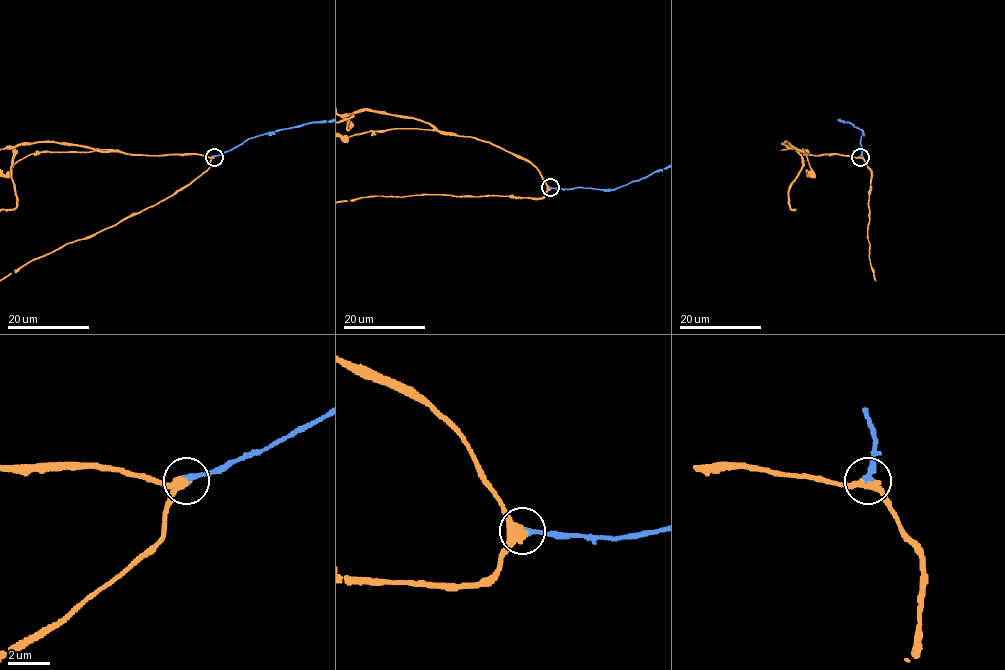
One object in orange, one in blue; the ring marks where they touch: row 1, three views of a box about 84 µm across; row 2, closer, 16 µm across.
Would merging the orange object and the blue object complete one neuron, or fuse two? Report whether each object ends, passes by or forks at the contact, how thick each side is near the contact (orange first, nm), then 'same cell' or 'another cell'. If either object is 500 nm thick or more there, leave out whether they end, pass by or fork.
orange passes by; blue ends there; 400 nm thick on the orange side, 320 nm on the other; same cell

